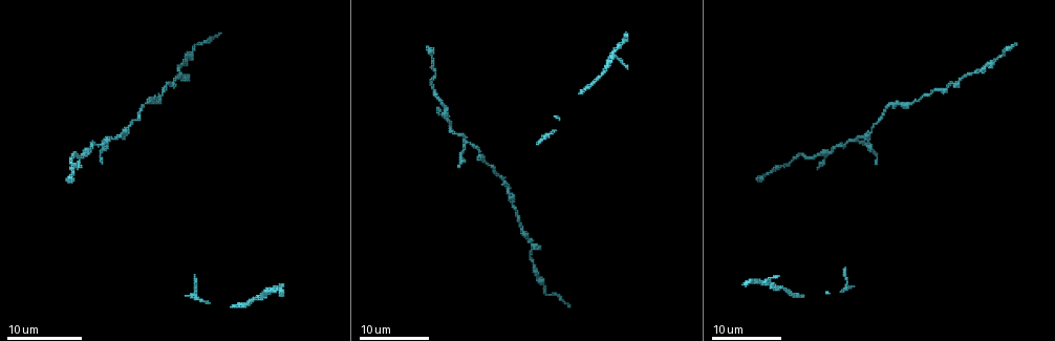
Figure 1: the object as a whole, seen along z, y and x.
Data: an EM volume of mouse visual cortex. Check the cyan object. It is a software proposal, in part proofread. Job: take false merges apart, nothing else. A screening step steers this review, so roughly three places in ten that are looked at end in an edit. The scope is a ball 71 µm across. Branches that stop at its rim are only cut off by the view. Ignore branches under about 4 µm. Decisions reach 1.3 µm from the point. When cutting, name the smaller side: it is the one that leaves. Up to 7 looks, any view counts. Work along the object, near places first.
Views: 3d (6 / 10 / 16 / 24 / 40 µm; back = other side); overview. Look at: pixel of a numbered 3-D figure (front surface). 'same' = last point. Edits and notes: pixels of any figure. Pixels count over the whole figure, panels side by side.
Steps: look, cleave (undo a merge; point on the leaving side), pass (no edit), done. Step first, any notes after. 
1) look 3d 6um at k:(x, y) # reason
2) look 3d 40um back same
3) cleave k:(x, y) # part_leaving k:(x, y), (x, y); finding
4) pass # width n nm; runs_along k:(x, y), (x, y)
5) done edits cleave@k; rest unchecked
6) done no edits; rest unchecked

look 3d 16um at 1:(545, 284) # sudden change in width

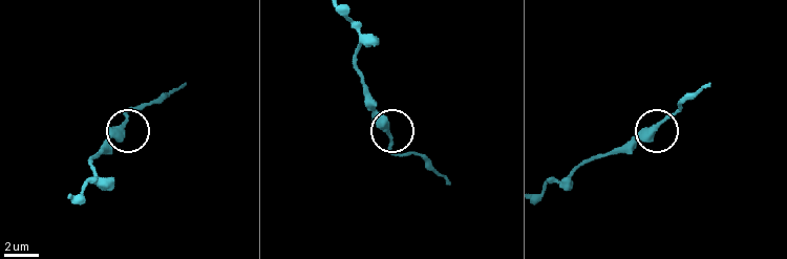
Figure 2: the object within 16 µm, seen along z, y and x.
look 3d 6um at 2:(659, 127)

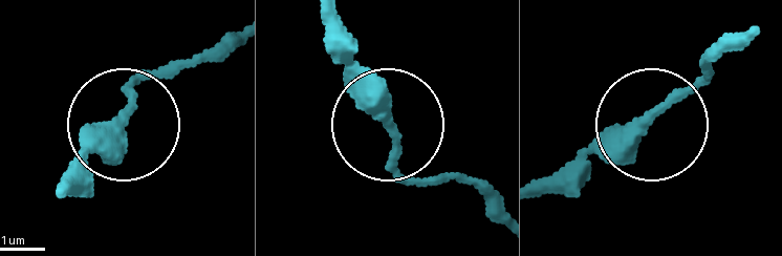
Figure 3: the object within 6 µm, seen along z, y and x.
pass # width 320 nm; continuous, no second cell

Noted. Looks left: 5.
look 3d 24um at 1:(443, 117)

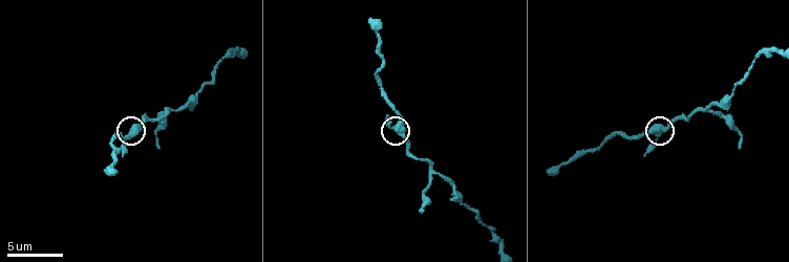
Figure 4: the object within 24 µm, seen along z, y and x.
look 3d 10um at 4:(656, 135) # closer look

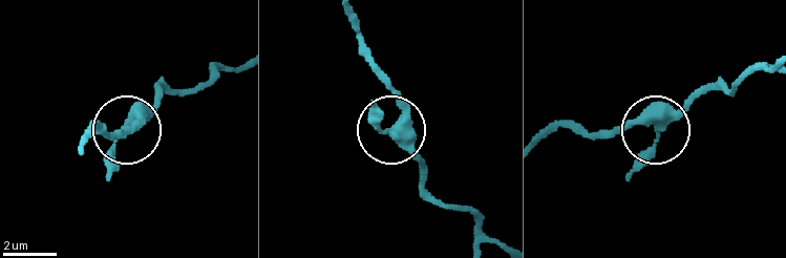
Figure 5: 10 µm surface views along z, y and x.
pass # continuous, no second cell

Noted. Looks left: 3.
look 3d 10um at 4:(431, 171) # arms part here

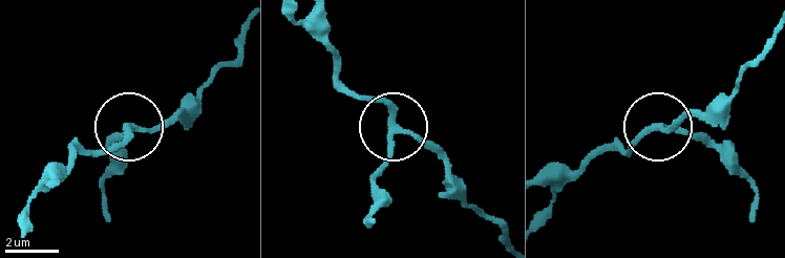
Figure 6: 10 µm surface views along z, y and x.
pass # arms 3; one cell here

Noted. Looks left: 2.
done no edits; rest unchecked

